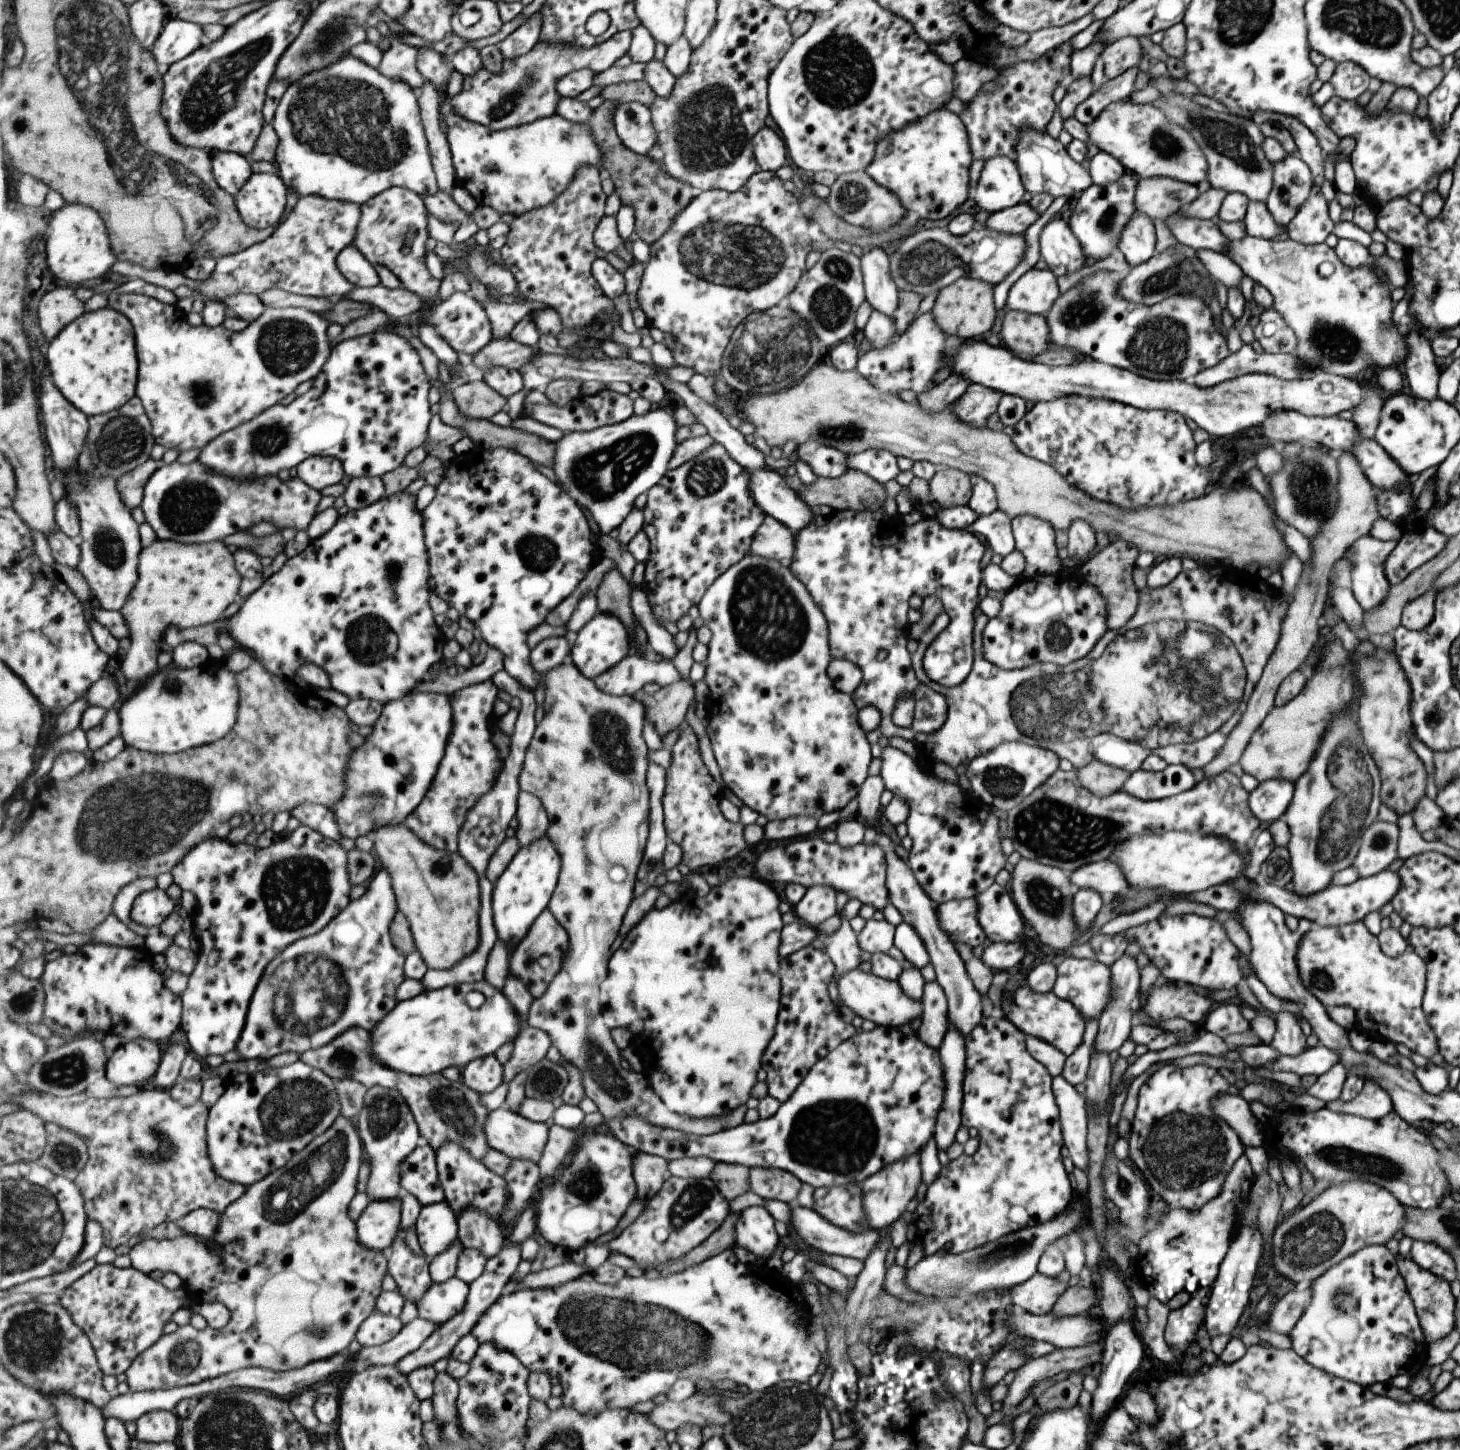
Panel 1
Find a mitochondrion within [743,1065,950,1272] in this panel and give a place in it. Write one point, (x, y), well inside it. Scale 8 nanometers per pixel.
(828, 1135)

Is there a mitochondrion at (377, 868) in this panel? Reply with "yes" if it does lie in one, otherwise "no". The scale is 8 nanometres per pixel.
no

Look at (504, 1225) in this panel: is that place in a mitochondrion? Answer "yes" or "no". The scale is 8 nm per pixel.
no

